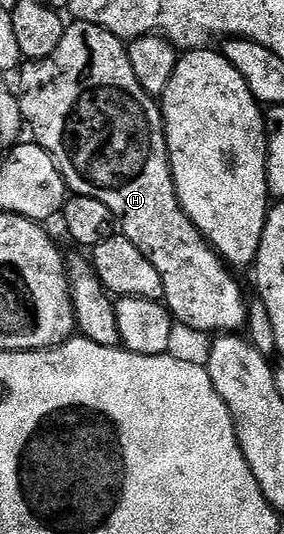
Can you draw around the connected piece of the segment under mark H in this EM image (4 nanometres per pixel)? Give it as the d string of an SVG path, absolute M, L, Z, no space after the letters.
M74 20L67 25L64 36L60 40L60 48L56 48L56 52L52 52L50 58L36 58L27 61L25 65L22 79L18 82L18 90L16 89L18 106L22 110L22 120L28 127L29 133L30 130L34 133L31 134L33 141L44 147L48 156L52 156L56 168L62 173L62 178L66 182L67 191L71 195L92 196L92 200L100 200L100 204L108 204L121 237L132 240L132 244L136 244L136 248L140 248L140 252L148 256L152 268L160 272L160 280L164 280L164 305L179 327L187 326L190 330L199 330L202 334L210 334L209 336L241 331L241 326L243 329L248 322L248 301L246 302L245 296L242 295L241 284L234 279L235 271L226 265L224 259L218 255L218 251L207 242L206 237L196 228L196 224L192 224L190 217L182 210L174 187L174 177L170 171L170 153L166 143L166 126L162 123L162 107L151 94L144 92L144 88L140 88L140 80L136 80L136 72L132 72L127 43L96 24Z

